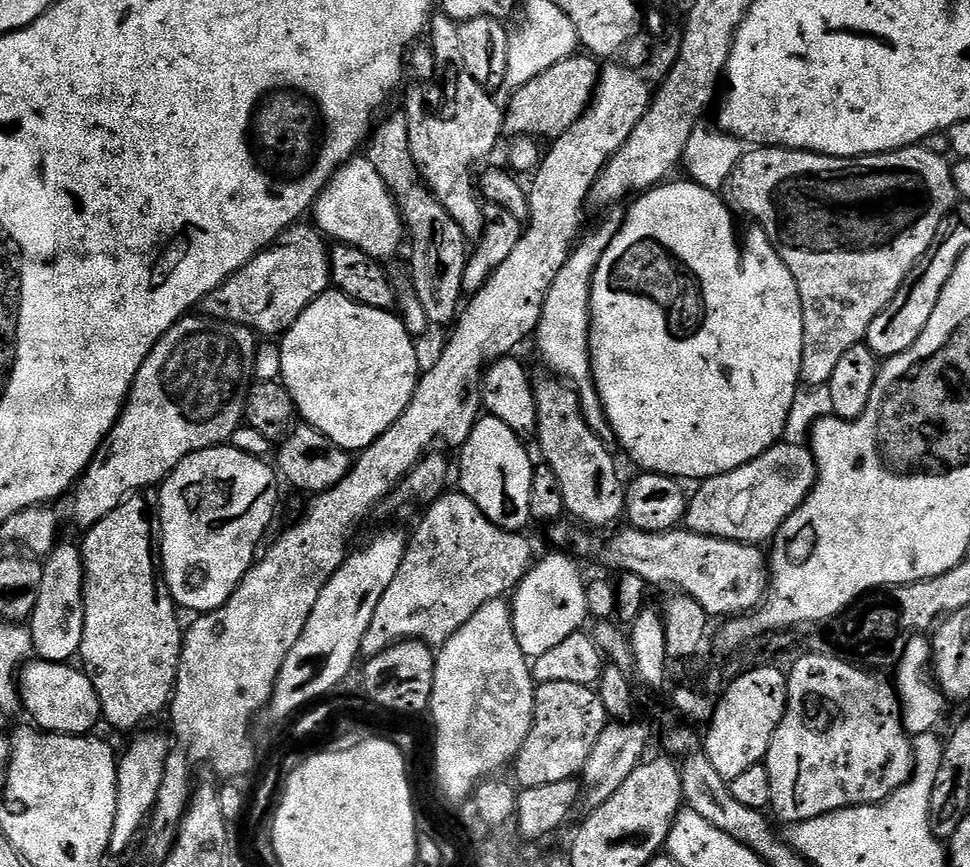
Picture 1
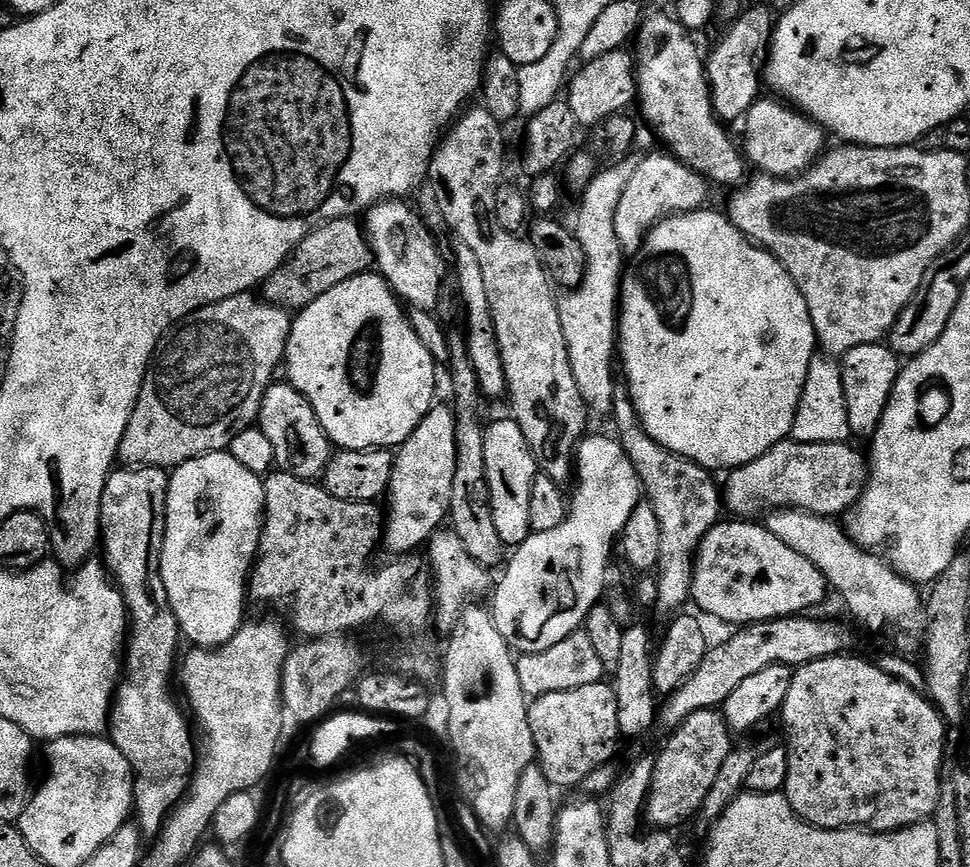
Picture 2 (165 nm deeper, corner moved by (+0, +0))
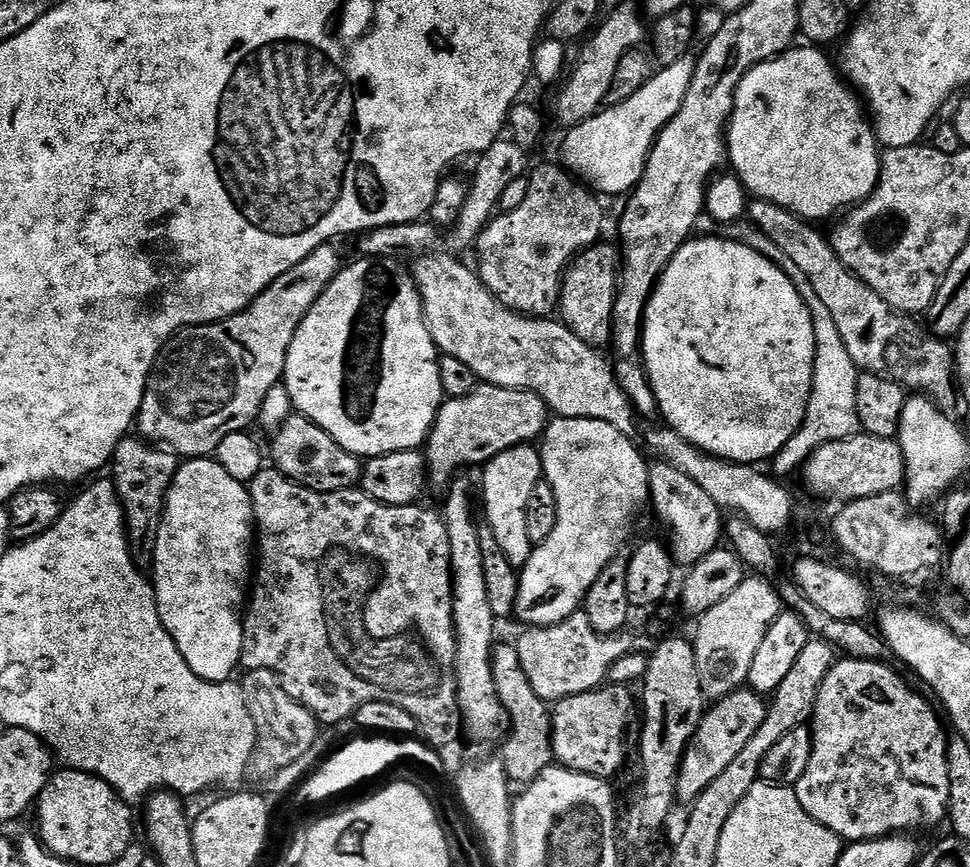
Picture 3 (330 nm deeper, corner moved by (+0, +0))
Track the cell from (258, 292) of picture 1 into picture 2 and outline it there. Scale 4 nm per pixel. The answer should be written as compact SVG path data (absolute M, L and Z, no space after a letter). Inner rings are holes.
M352 218L330 220L321 224L300 243L300 247L285 260L284 265L262 285L263 299L285 310L299 310L310 306L326 290L334 290L342 282L355 276L363 276L369 271L374 257L363 227L356 225Z

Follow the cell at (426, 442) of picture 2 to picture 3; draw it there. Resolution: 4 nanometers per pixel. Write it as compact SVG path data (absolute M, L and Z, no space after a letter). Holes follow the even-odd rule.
M481 383L472 393L466 394L464 397L445 399L426 441L427 479L432 488L434 486L441 490L447 489L457 475L456 468L462 467L463 464L483 466L493 456L502 454L506 450L517 448L520 444L531 445L543 437L544 429L548 427L549 423L550 413L542 402L542 398L538 398L538 394L526 390Z

